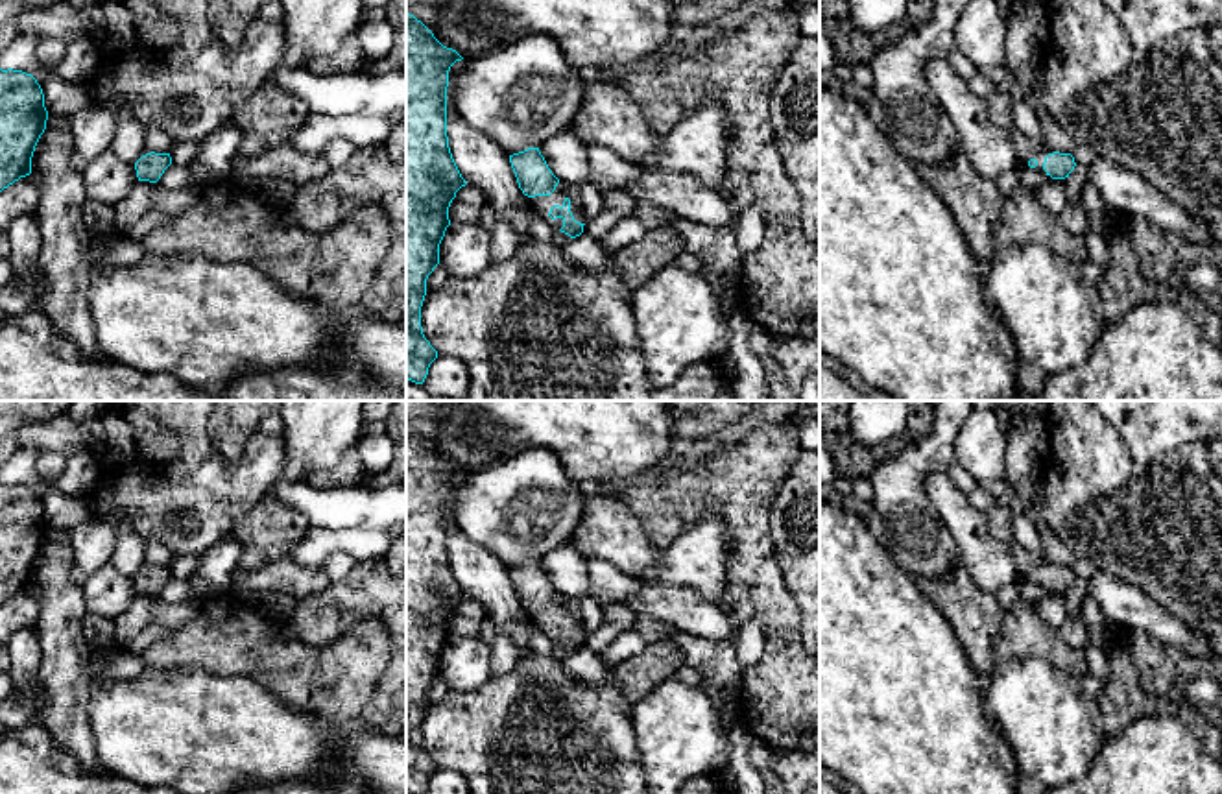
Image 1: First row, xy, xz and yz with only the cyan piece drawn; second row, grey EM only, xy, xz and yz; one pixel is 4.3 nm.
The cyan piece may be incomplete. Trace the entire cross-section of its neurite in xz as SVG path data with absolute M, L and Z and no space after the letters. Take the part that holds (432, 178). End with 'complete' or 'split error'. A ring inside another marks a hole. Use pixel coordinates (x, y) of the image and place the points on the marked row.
M406 13L406 380L415 384L437 358L421 327L426 279L439 264L449 207L467 185L447 137L449 70L461 59Z; complete

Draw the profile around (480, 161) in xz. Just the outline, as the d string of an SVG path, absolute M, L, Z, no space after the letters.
M465 59L456 61L449 70L447 137L452 159L465 183L476 186L484 194L495 216L513 225L521 244L532 242L530 222L533 211L519 188L509 155L482 131L469 126L452 103L452 87L463 66Z

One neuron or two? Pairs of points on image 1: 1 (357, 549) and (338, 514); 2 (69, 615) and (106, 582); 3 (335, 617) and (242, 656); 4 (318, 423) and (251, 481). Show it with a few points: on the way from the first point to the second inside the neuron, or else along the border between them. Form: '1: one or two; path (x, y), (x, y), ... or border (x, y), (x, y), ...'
1: two; border (311, 525), (386, 530)
2: two; border (80, 586), (87, 612)
3: two; border (294, 634), (311, 645), (336, 641)
4: two; border (285, 447), (283, 466)

